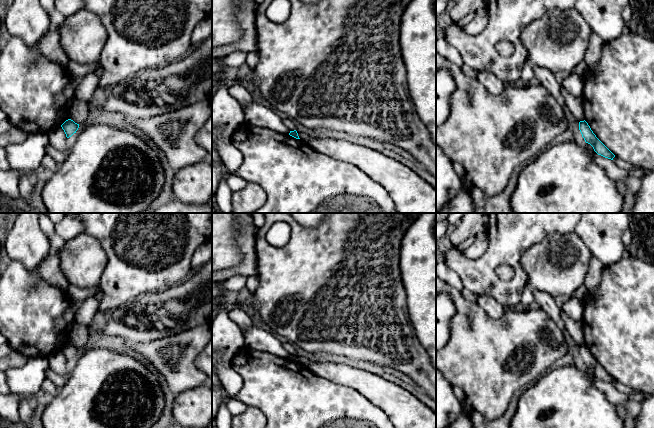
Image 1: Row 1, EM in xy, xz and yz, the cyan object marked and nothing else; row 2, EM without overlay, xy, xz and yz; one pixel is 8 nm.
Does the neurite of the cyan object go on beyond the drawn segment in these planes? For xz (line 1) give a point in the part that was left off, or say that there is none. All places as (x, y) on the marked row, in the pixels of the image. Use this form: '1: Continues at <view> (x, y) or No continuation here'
1: No continuation here

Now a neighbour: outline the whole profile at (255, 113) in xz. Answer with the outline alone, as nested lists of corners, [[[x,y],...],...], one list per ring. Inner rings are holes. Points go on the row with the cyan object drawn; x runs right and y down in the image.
[[[252,102],[242,107],[245,122],[257,127],[271,129],[277,133],[289,134],[290,130],[283,124],[282,118],[274,111],[258,102]]]

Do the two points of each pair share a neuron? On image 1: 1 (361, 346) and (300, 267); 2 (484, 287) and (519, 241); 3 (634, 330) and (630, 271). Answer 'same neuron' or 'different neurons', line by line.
1: same neuron
2: same neuron
3: same neuron

